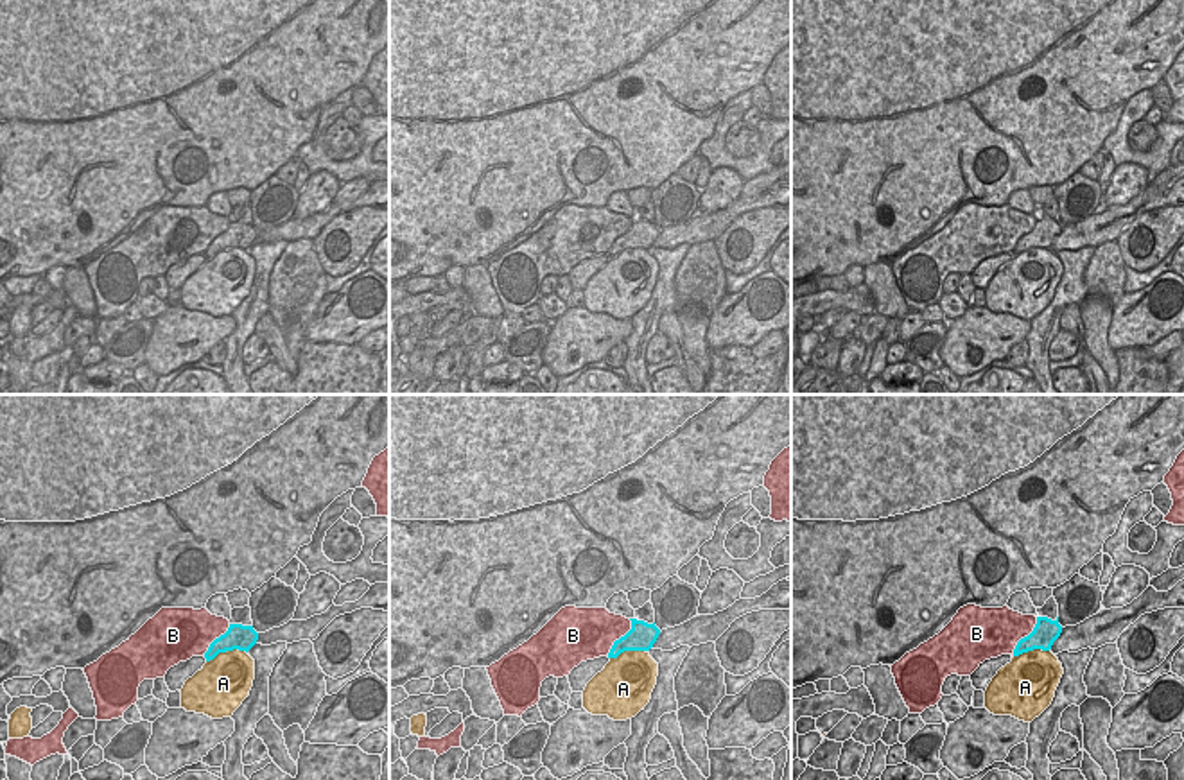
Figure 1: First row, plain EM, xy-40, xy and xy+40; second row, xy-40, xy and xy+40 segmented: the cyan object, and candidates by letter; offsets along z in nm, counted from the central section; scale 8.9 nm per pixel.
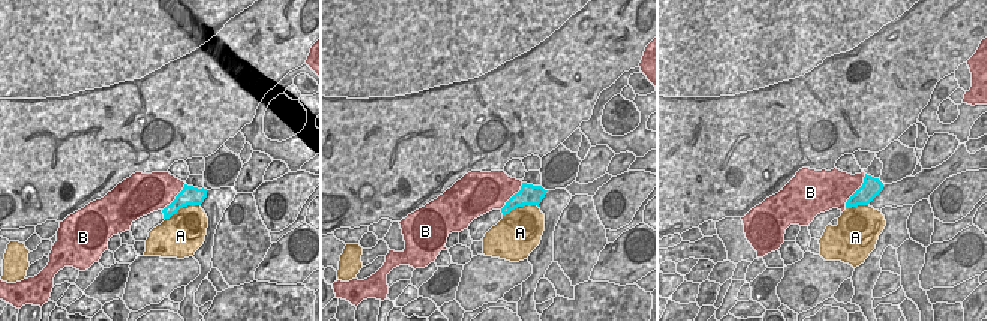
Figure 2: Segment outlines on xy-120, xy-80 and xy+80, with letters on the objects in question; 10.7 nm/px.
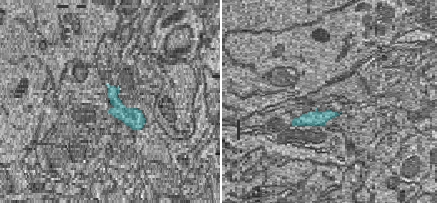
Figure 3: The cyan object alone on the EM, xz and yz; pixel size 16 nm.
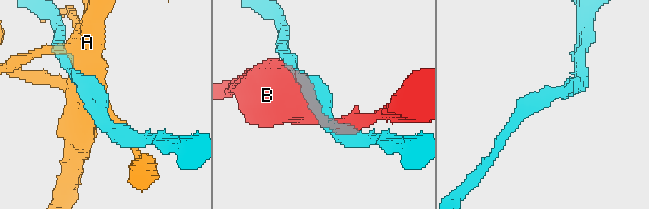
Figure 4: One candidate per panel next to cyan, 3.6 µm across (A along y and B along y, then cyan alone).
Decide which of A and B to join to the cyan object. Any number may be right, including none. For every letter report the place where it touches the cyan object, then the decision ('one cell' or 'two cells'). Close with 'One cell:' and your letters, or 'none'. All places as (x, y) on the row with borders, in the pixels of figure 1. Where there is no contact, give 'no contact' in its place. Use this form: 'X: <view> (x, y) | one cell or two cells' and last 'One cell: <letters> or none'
A: xy-40 (226, 650) | two cells
B: xy+40 (1025, 637) | two cells
One cell: none

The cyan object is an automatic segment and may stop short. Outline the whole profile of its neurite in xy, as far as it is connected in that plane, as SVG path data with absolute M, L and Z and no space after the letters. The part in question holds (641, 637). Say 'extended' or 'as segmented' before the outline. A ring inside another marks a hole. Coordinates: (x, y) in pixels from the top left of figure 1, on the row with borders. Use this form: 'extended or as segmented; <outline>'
as segmented; M630 619L631 629L614 642L608 658L617 658L624 651L649 651L657 642L660 629L644 620Z

